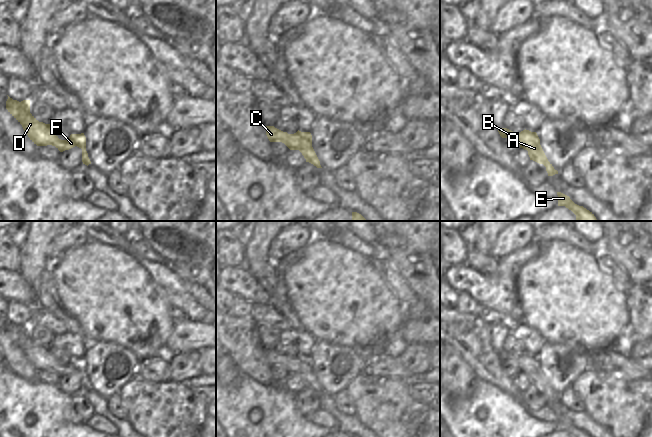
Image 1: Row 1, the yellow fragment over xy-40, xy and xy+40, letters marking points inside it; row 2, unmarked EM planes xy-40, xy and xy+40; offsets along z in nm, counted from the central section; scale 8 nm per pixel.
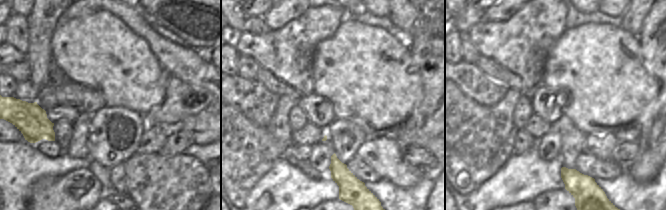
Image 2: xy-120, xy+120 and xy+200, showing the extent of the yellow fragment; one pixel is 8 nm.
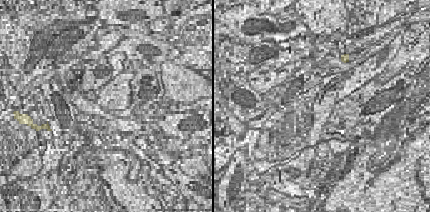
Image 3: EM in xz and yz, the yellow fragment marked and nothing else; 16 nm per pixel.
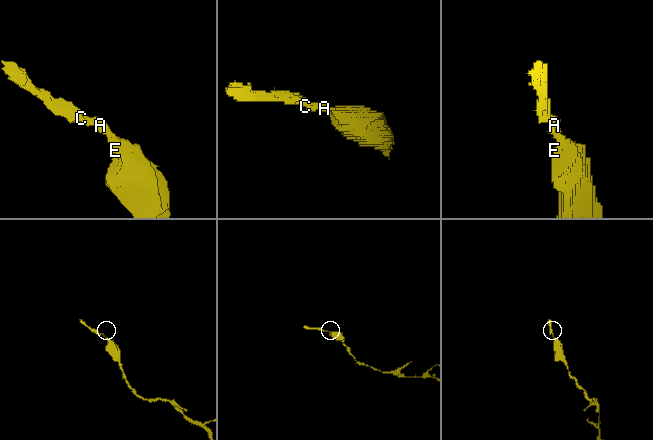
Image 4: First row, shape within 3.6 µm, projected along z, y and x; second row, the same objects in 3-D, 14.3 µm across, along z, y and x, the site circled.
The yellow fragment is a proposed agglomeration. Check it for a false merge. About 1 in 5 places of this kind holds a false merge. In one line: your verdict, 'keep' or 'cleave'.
keep

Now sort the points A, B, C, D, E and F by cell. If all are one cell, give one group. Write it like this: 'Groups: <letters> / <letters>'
Groups: A B C D E F.

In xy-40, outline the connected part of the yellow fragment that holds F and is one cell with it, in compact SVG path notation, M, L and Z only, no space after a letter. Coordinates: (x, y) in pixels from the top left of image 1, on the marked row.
M8 96L6 101L8 112L22 125L30 140L37 146L55 146L60 152L69 150L75 146L82 149L82 162L85 165L91 164L86 151L86 137L84 133L71 134L67 140L61 140L52 131L50 124L39 122L30 113L30 100L21 102L13 100Z

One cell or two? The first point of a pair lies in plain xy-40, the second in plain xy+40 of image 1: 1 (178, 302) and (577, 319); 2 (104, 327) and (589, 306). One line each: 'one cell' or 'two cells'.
1: two cells
2: one cell

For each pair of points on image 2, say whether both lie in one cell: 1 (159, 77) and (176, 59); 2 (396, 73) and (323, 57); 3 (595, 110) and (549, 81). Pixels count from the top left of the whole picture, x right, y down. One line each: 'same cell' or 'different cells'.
1: different cells
2: same cell
3: same cell

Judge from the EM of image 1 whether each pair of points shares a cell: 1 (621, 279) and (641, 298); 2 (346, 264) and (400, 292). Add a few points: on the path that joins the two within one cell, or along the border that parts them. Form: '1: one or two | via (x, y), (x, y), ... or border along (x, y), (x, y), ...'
1: two | border along (632, 284), (627, 293)
2: two | border along (375, 267), (403, 305)

